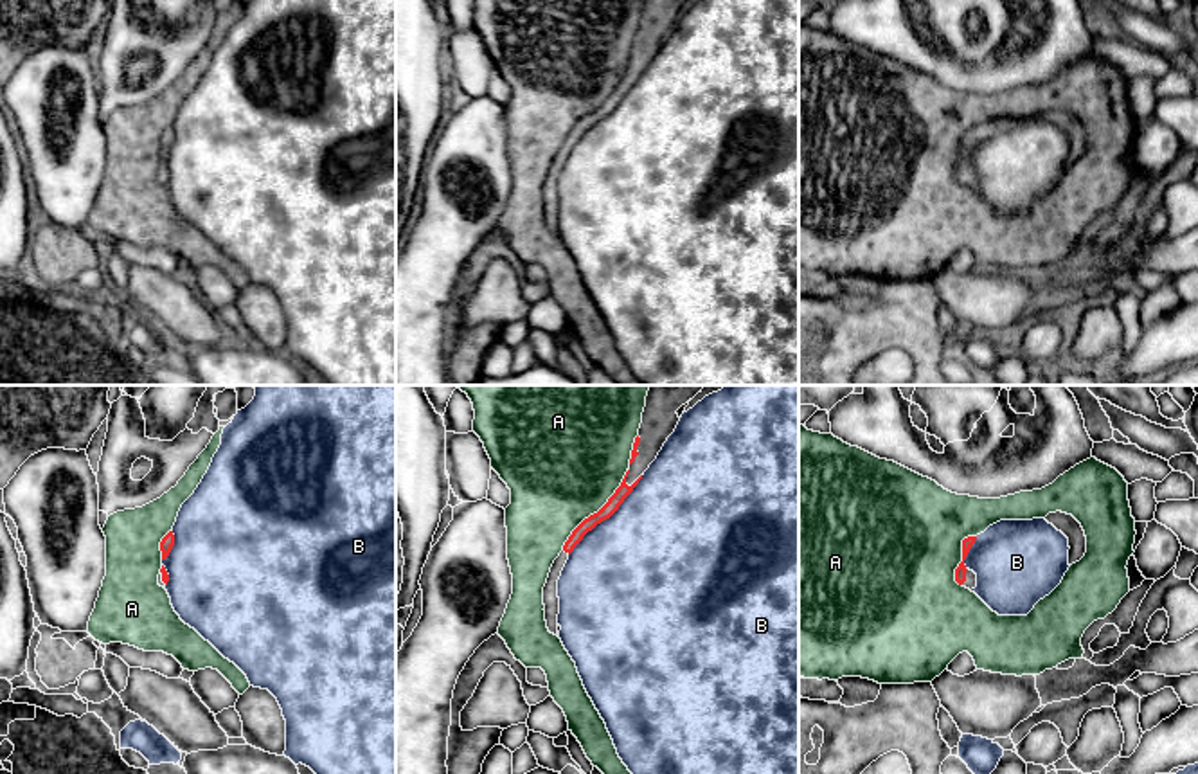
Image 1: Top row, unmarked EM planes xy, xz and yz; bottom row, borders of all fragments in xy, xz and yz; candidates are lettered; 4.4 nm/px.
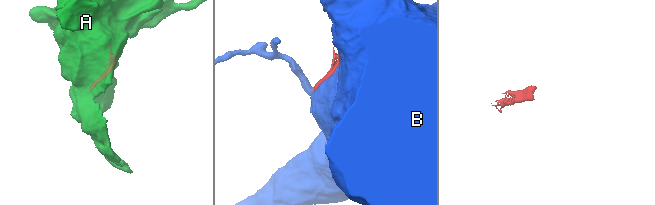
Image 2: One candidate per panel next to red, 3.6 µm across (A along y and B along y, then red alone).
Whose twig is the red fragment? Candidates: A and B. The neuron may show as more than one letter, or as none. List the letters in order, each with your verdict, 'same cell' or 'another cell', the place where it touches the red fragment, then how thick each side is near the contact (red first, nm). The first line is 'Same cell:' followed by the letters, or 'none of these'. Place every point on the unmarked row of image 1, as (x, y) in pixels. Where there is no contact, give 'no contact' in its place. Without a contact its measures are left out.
Same cell: none of these
A: another cell | xz (598, 108) | 60/480 nm
B: another cell | xz (607, 114) | 60/480 nm

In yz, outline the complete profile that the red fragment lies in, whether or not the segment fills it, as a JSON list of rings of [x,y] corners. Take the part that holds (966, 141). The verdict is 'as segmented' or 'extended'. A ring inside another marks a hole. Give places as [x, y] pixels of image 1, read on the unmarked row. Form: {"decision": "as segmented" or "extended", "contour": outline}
{"decision": "extended", "contour": [[[968,133],[962,137],[962,158],[955,166],[955,178],[970,187],[977,184],[977,171],[964,162],[964,157],[975,137],[977,133]]]}

